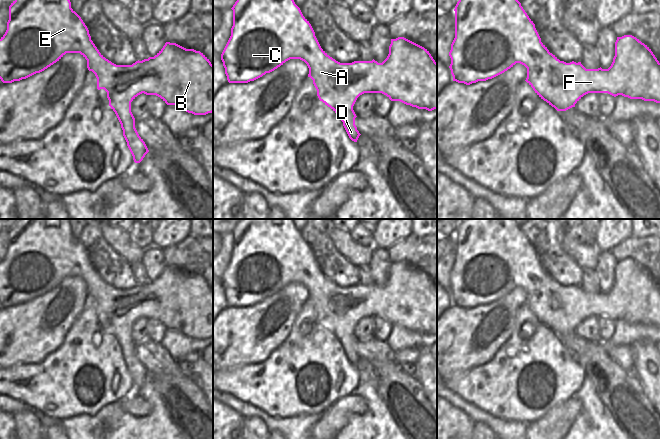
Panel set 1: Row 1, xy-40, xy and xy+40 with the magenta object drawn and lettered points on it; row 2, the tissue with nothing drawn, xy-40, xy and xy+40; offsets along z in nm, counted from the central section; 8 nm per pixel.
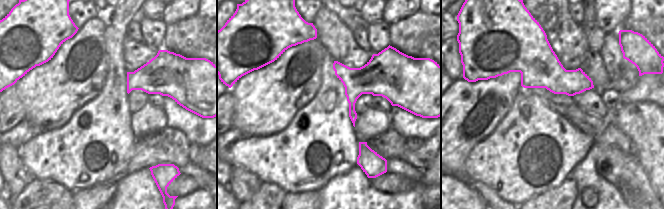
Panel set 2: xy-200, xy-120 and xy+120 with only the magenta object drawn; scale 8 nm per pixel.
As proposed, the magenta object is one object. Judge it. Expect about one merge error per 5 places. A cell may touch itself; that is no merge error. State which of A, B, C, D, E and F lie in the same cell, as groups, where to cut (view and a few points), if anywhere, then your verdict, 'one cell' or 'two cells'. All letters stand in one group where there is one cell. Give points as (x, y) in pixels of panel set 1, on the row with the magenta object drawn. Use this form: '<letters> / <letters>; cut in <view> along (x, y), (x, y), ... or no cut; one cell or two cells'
A B C D E F; no cut; one cell

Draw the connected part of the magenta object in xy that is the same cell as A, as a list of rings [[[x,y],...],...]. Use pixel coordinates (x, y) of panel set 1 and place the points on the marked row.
[[[237,0],[231,9],[233,10],[231,36],[221,54],[229,83],[254,81],[274,71],[290,59],[300,59],[309,68],[308,77],[313,80],[319,100],[339,116],[349,138],[354,142],[357,142],[361,134],[355,125],[357,116],[353,106],[357,98],[364,93],[382,93],[391,101],[400,101],[418,109],[428,111],[437,109],[437,63],[427,49],[404,37],[391,39],[389,54],[382,63],[374,59],[340,63],[321,48],[311,24],[303,16],[294,0]]]

